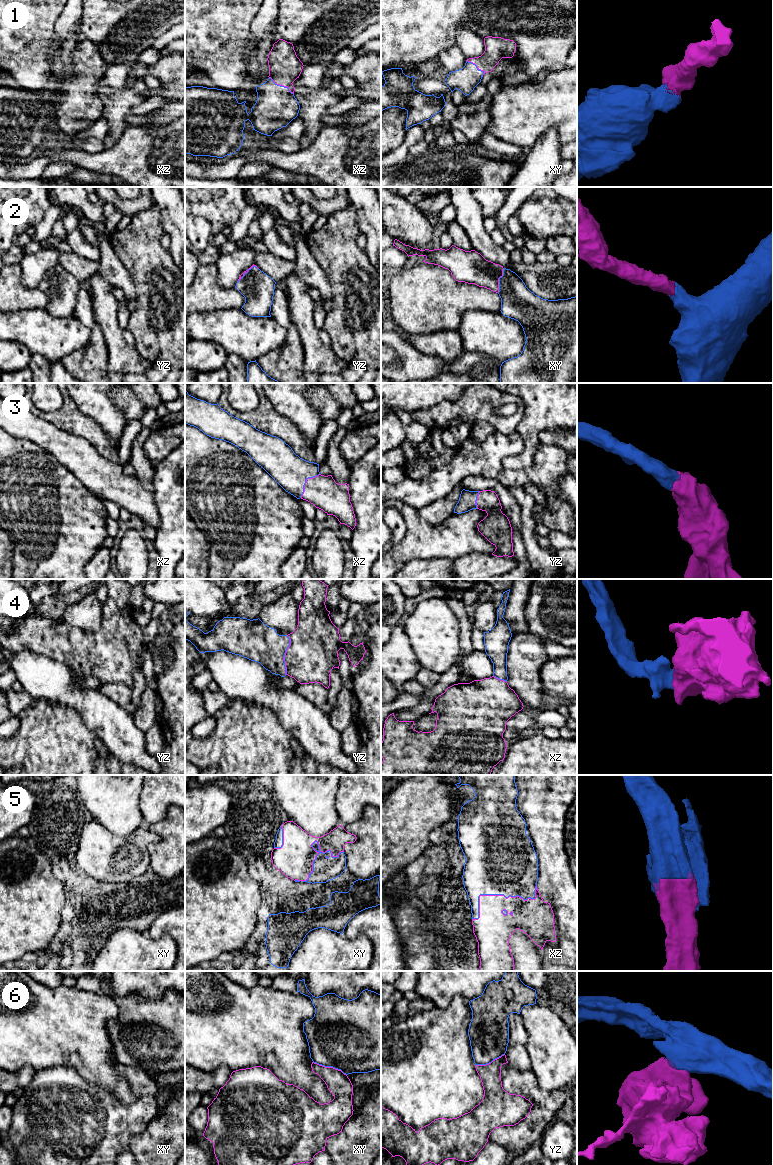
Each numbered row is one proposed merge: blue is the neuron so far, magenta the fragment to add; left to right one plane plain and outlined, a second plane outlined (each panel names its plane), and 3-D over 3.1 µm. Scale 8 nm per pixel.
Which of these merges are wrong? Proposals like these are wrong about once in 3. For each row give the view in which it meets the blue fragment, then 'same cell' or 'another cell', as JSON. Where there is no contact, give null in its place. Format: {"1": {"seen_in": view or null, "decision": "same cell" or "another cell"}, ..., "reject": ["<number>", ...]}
{"1": {"seen_in": "xz", "decision": "same cell"}, "2": {"seen_in": "xy", "decision": "same cell"}, "3": {"seen_in": "xz", "decision": "same cell"}, "4": {"seen_in": "yz", "decision": "same cell"}, "5": {"seen_in": "xz", "decision": "same cell"}, "6": {"seen_in": "xy", "decision": "another cell"}, "reject": ["6"]}

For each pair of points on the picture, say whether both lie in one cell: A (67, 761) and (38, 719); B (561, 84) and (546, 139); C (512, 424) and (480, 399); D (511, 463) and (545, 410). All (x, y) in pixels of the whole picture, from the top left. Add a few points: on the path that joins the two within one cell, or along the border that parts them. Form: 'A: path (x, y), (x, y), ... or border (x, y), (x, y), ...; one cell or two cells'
A: path (57, 751), (52, 746), (52, 740), (44, 729); one cell
B: border (557, 129), (547, 129), (533, 146); two cells
C: path (503, 424), (485, 408); one cell
D: path (525, 454), (529, 450), (529, 427), (531, 424); one cell

